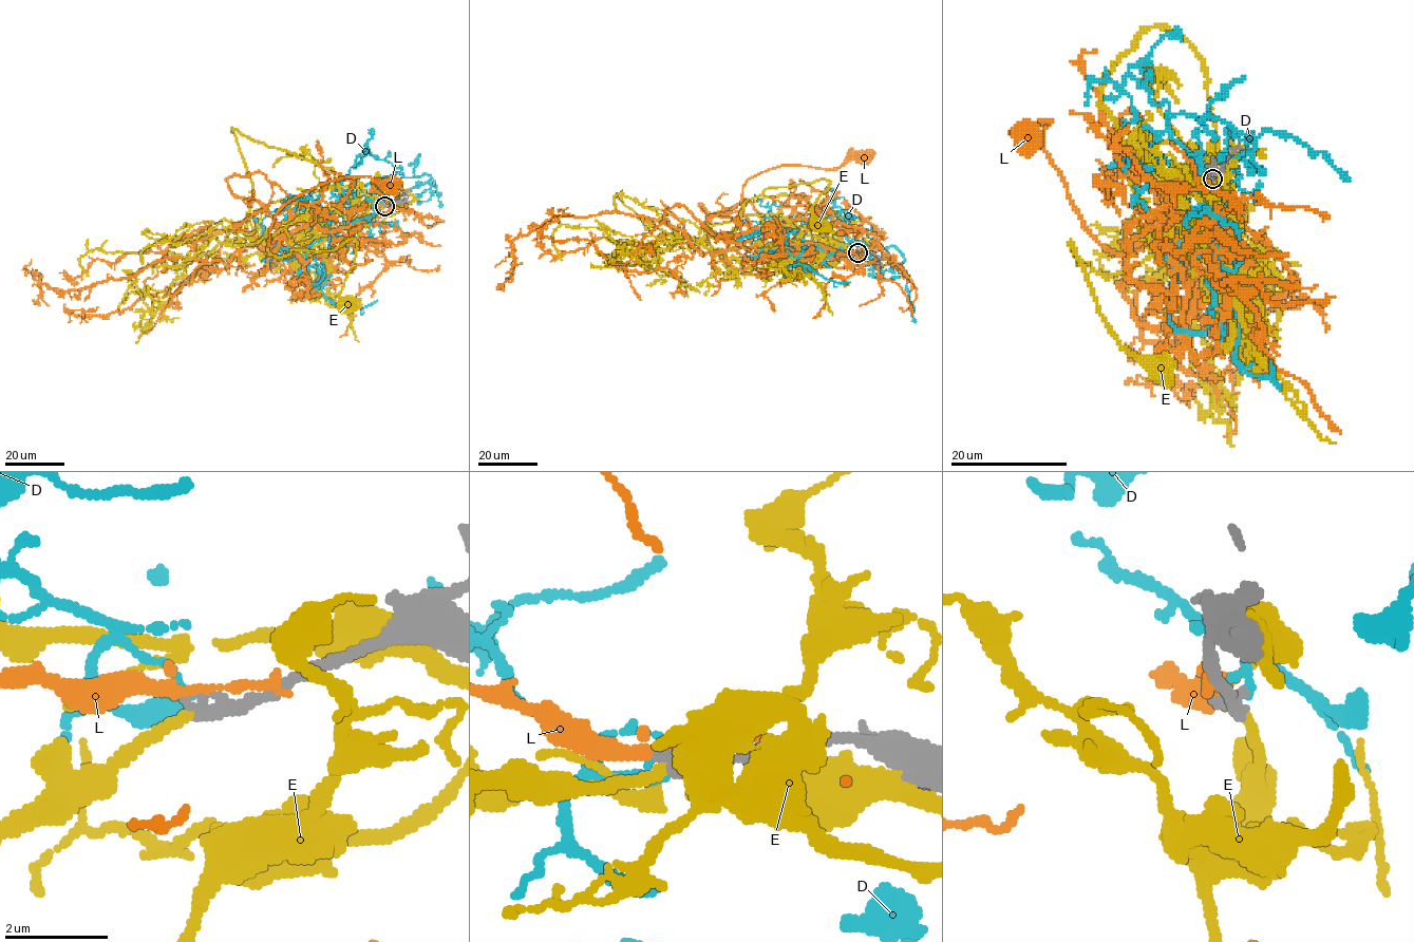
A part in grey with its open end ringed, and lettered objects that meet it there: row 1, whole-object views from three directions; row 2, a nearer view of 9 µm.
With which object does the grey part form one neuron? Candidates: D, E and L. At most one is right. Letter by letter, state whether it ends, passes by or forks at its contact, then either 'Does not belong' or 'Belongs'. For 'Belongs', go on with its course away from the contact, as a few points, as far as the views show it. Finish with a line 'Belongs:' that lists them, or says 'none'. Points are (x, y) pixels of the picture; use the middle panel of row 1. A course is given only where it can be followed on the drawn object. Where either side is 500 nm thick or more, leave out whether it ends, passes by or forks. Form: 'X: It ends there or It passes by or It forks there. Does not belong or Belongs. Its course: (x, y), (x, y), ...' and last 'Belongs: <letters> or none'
D: It ends there. Does not belong
E: It ends there. Belongs. Its course: (856, 252), (729, 246), (750, 199), (766, 188), (826, 179), (827, 188), (812, 206), (818, 227)
L: It passes by. Does not belong
Belongs: E

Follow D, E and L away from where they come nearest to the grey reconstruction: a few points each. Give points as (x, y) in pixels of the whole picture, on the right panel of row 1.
D: (1213, 176), (1195, 170), (1202, 225), (1144, 136), (1123, 76), (1170, 114), (1287, 133), (1349, 179)
E: (1213, 180), (1202, 242), (1106, 279), (1070, 242), (1105, 325), (1164, 372)
L: (1211, 179), (1179, 182), (1148, 226), (1158, 214), (1165, 236), (1113, 253), (1043, 149), (1048, 120), (1028, 139)

